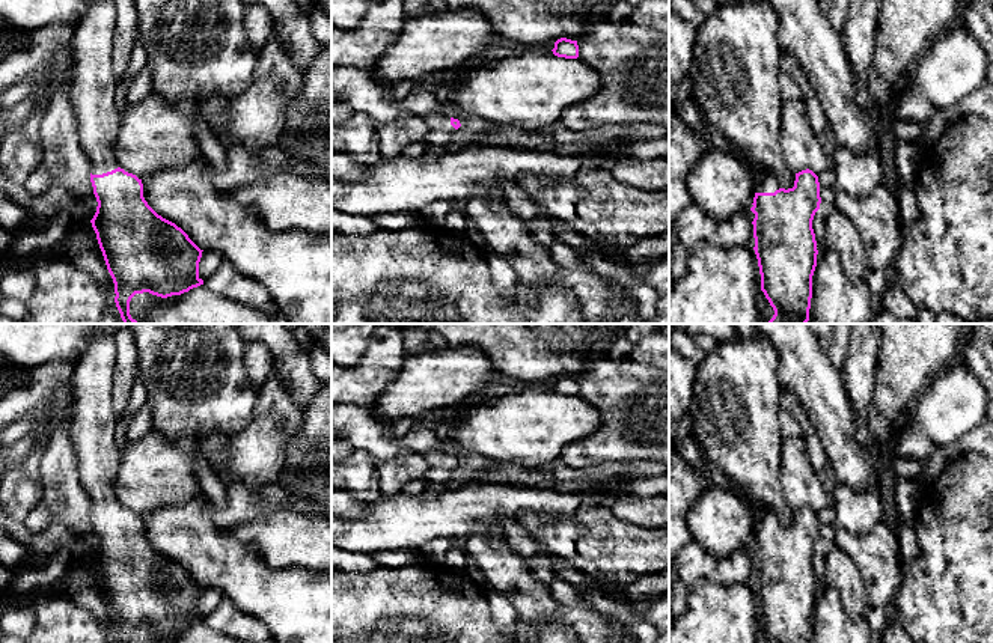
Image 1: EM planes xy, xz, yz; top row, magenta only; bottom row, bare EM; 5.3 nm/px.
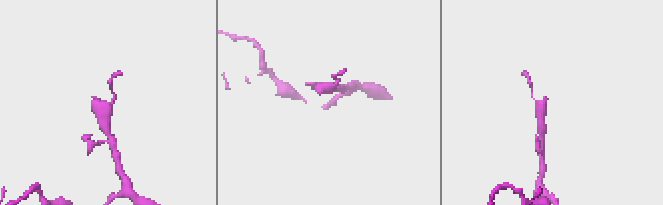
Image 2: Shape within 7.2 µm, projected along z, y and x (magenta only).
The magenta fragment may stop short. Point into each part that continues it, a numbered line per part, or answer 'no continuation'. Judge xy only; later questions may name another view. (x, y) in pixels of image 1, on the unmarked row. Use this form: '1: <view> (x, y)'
1: xy (92, 431)

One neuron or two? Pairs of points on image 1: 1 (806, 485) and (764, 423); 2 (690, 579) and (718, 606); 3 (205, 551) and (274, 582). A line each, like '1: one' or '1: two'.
1: two
2: two
3: one

